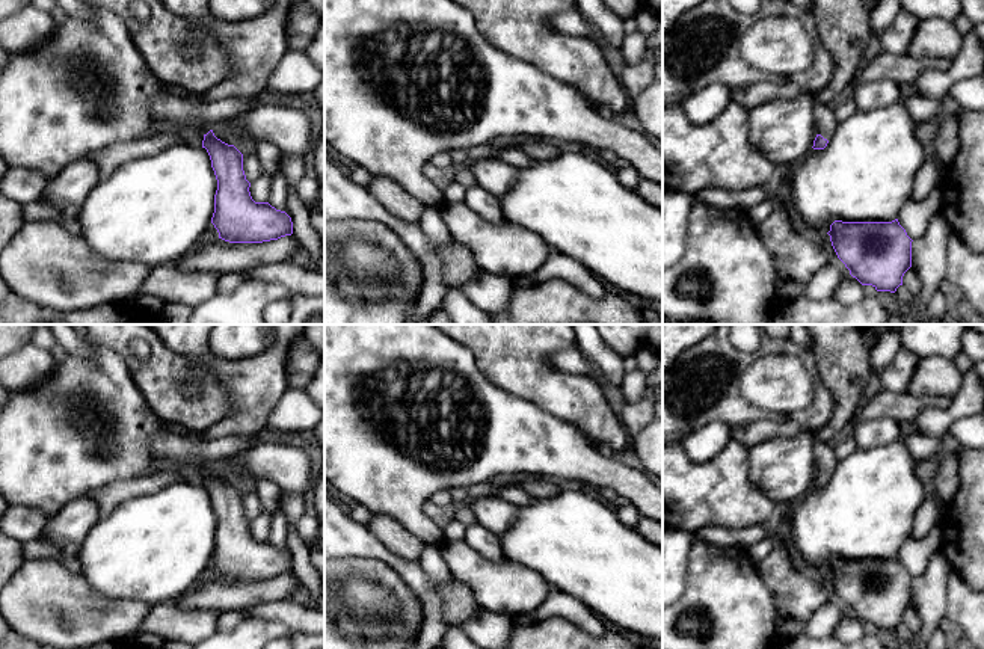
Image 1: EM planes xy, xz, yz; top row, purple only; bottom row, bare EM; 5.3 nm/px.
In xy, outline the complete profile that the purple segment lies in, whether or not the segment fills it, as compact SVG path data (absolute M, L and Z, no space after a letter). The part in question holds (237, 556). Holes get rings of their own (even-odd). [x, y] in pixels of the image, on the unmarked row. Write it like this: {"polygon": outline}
{"polygon": "M171 430L157 432L151 439L151 447L157 457L196 466L204 474L202 486L210 494L217 518L211 561L217 567L219 577L229 581L263 581L293 572L293 560L285 549L276 548L269 540L255 540L252 537L249 530L251 521L246 518L243 509L243 492L234 483L217 477L213 471L213 466L219 462L234 457L243 450L249 450L257 439L244 435L226 435L211 441L193 442Z"}

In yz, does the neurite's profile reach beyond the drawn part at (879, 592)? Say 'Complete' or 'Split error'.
Complete

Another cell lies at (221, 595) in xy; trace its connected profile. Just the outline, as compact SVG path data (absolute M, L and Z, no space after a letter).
M293 572L263 581L229 581L217 577L211 581L199 581L175 604L183 611L217 611L222 614L290 599L300 587L302 584Z

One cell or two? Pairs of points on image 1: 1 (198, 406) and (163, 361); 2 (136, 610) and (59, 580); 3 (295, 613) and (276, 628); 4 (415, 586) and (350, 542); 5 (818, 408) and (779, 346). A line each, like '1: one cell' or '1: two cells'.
1: one cell
2: one cell
3: two cells
4: one cell
5: one cell

